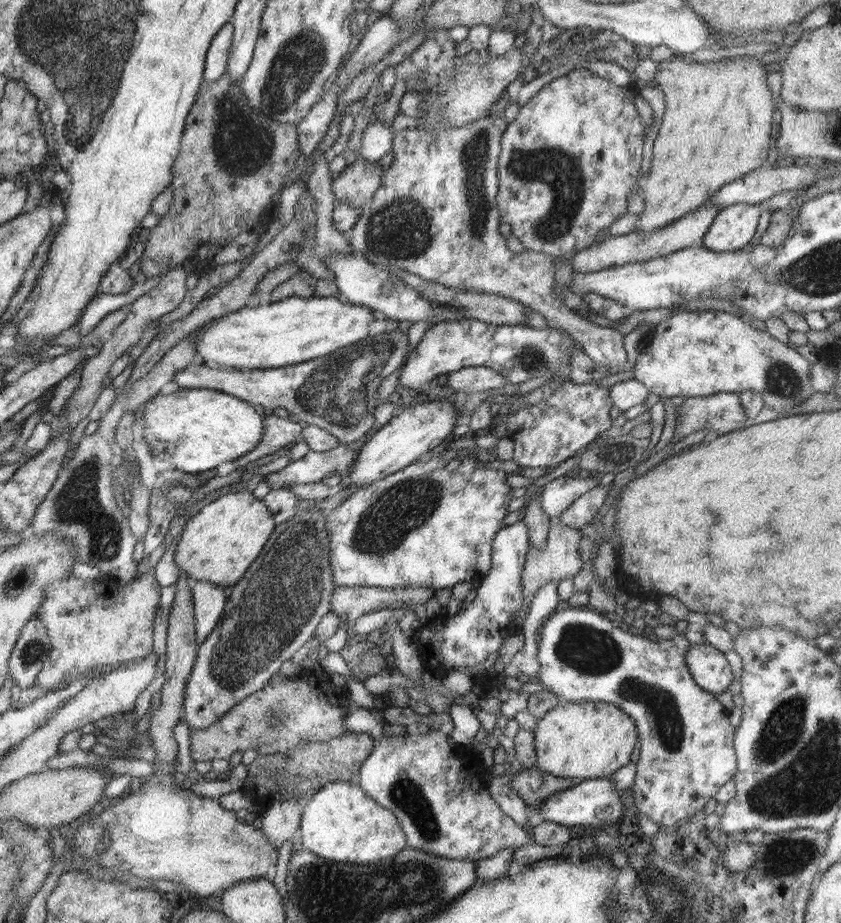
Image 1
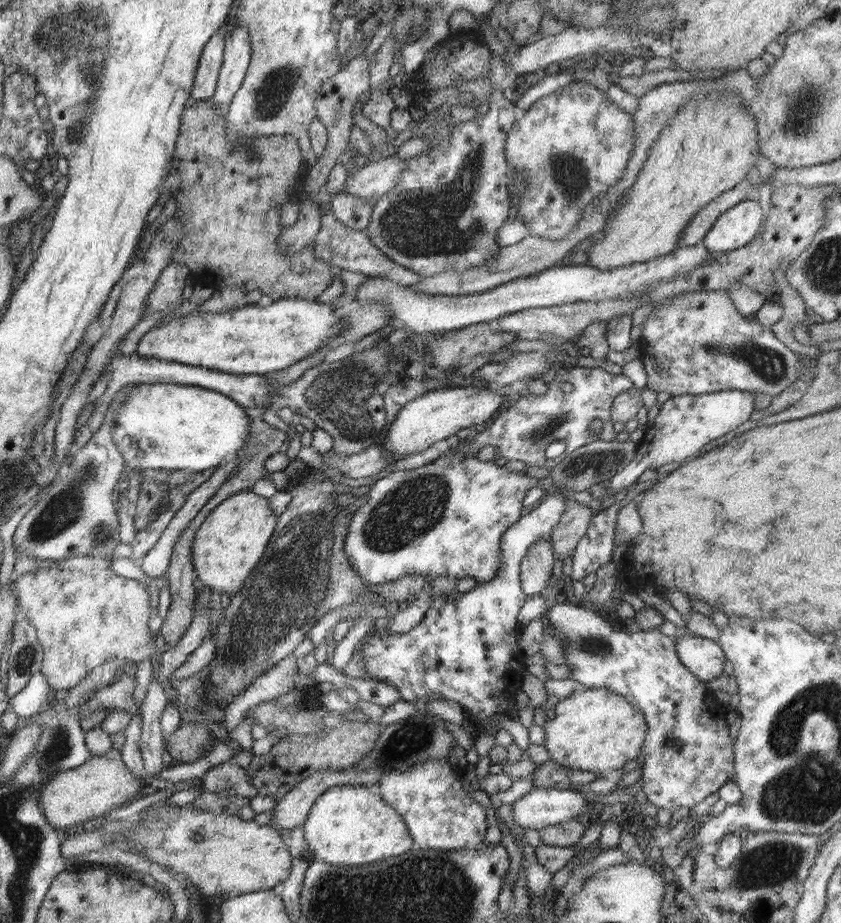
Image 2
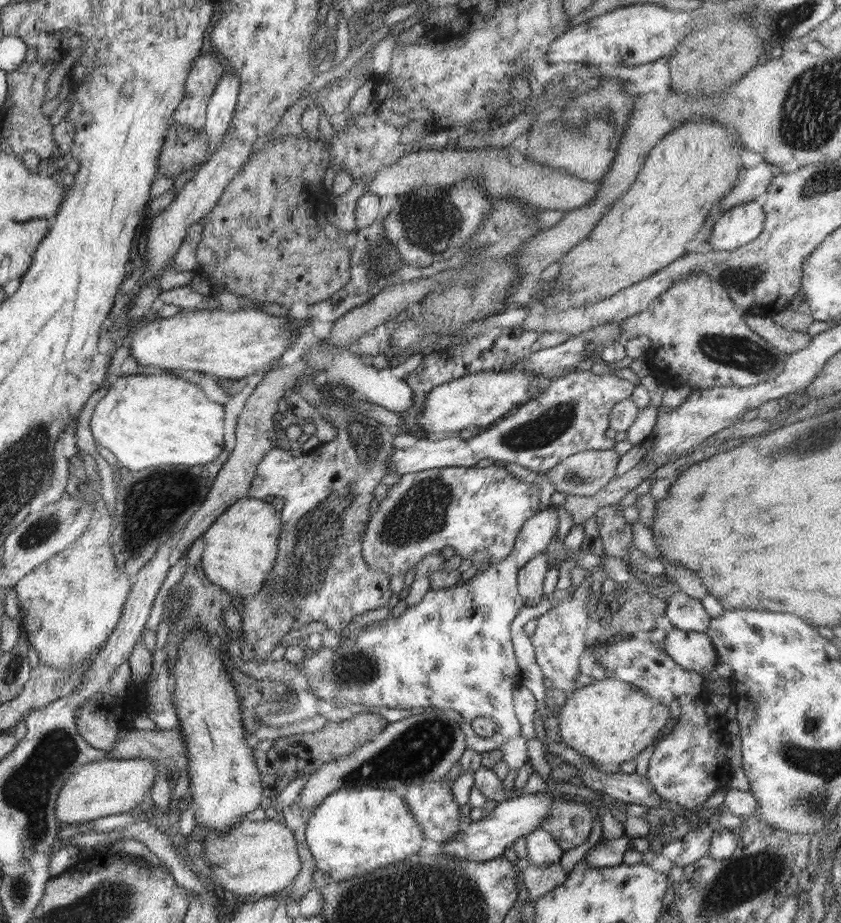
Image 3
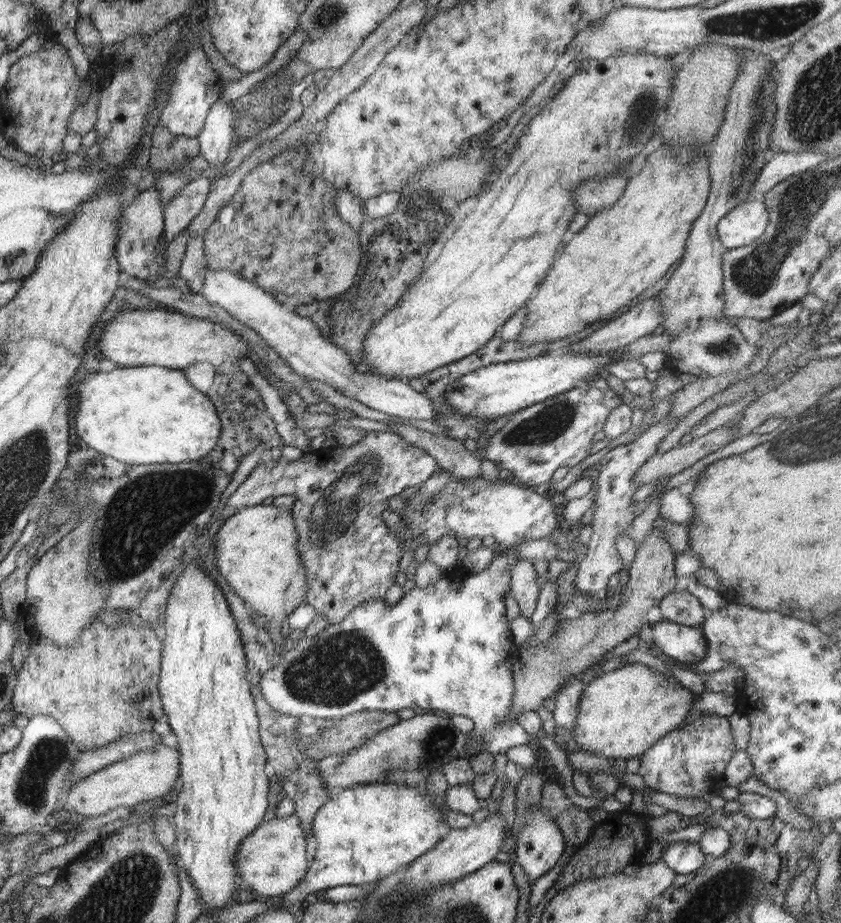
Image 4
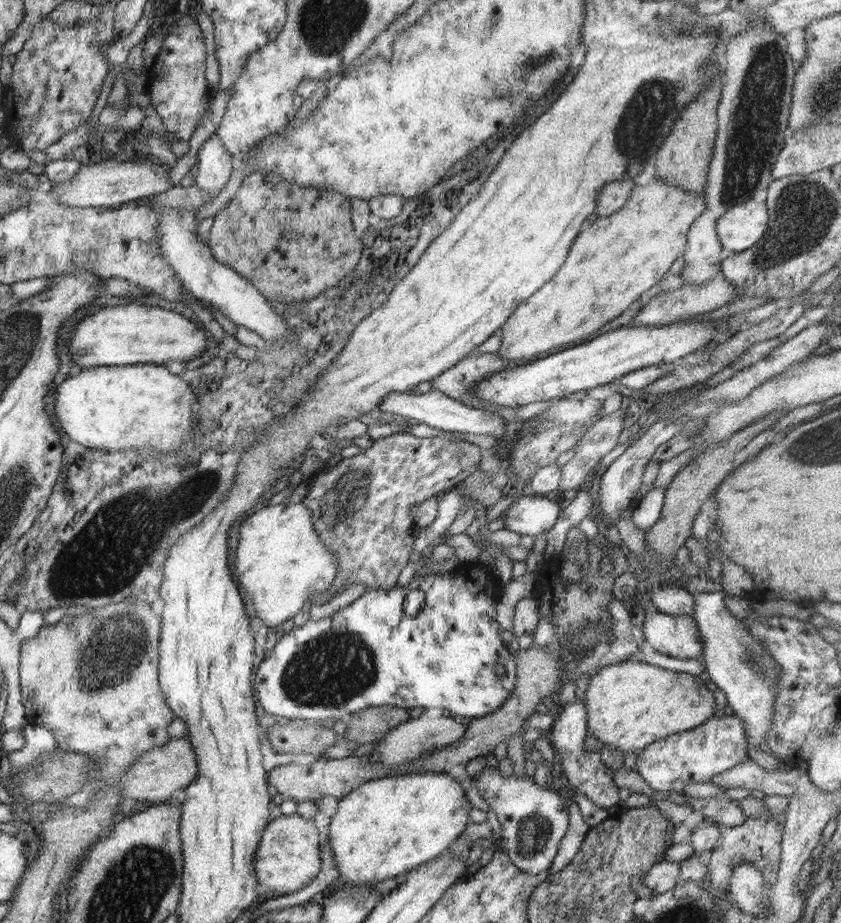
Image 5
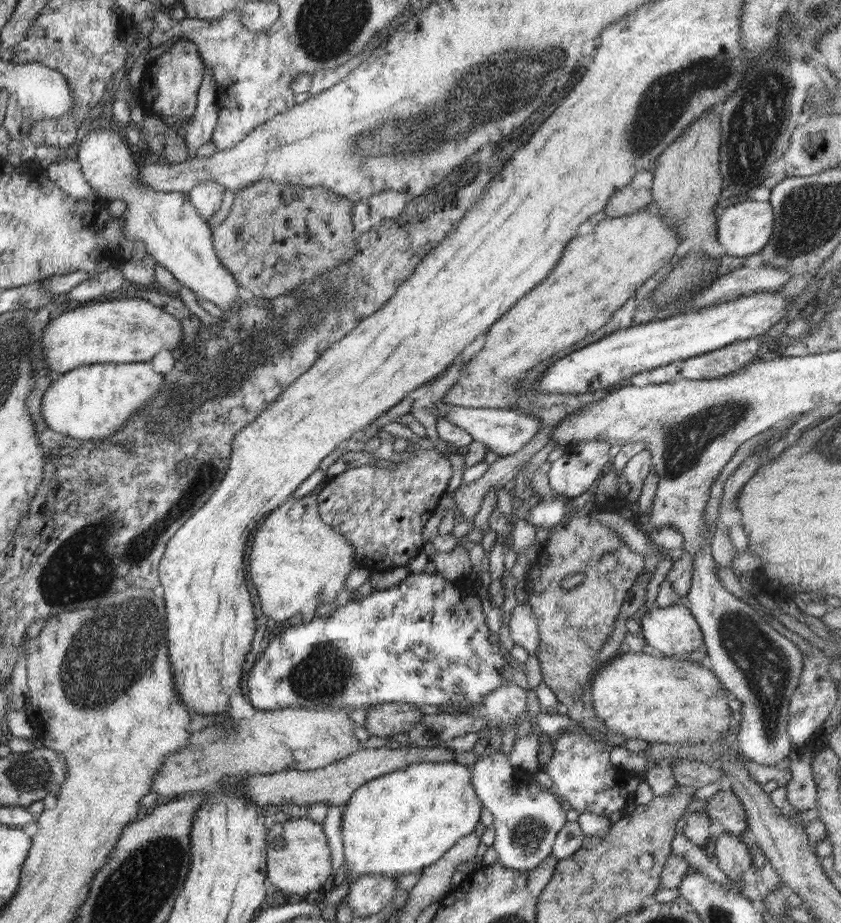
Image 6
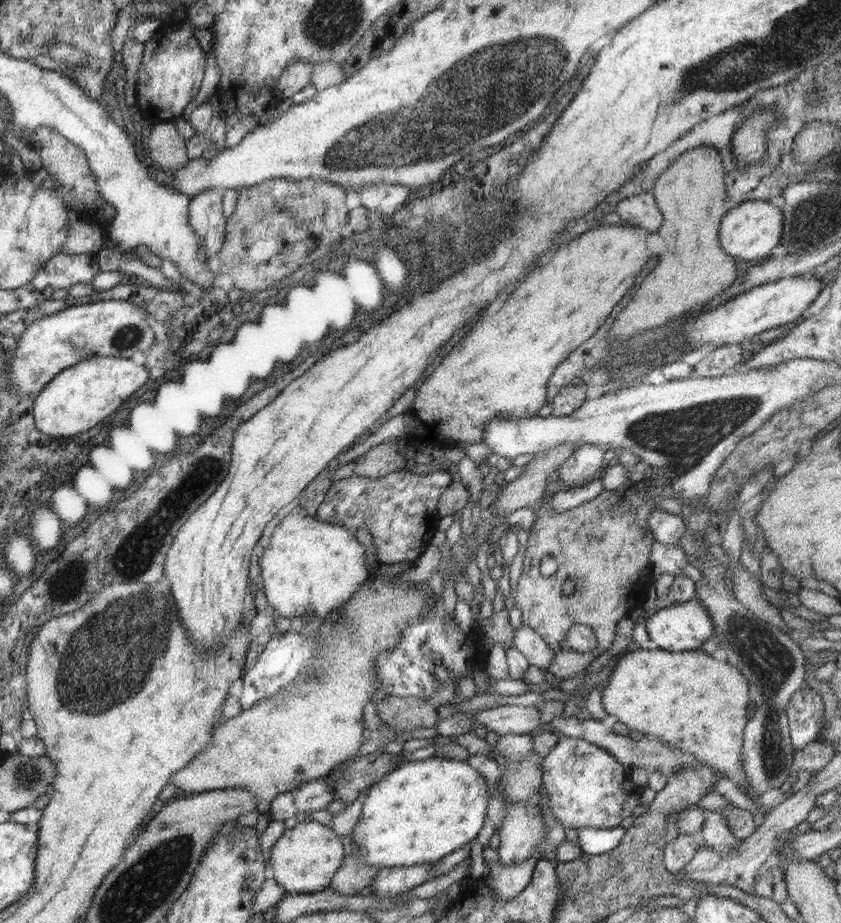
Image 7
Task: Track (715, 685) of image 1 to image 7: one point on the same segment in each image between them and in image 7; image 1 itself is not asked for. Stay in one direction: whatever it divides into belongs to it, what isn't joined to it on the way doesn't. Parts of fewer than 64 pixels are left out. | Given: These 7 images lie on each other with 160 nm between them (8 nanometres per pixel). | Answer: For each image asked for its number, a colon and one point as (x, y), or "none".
2: (705, 659)
3: (693, 651)
4: (684, 644)
5: (677, 636)
6: (673, 631)
7: (684, 627)

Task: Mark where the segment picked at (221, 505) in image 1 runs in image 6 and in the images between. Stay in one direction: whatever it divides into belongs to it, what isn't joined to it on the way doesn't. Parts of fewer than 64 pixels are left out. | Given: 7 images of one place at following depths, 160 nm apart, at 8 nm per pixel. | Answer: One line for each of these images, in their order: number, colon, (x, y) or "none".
2: (230, 543)
3: (240, 548)
4: (256, 548)
5: (281, 562)
6: (296, 561)

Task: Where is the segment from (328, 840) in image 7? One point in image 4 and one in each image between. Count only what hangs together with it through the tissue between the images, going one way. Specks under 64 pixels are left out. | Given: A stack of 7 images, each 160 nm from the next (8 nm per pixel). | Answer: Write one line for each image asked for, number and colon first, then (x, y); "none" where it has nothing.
4: (272, 861)
5: (288, 857)
6: (298, 855)

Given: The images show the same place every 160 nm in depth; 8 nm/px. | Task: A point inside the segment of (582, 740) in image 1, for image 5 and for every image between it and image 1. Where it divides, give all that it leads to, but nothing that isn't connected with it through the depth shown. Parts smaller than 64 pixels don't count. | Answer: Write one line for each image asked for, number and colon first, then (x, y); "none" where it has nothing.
2: (597, 730)
3: (610, 722)
4: (621, 714)
5: (630, 705)

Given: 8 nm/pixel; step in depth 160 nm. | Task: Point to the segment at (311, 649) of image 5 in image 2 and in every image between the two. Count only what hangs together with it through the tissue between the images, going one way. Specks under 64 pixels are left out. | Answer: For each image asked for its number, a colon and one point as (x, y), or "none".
2: (466, 650)
3: (454, 649)
4: (447, 647)

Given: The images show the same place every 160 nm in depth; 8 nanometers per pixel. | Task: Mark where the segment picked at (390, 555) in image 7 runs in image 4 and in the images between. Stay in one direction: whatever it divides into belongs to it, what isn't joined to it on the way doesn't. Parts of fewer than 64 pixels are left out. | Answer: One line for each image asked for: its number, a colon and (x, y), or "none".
4: (350, 556)
5: (361, 505)
6: (382, 512)

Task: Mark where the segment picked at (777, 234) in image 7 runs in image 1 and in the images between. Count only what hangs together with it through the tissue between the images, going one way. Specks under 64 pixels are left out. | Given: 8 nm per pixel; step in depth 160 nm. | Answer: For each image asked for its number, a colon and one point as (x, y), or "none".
1: (734, 226)
2: (735, 228)
3: (738, 226)
4: (744, 224)
5: (743, 225)
6: (743, 229)

